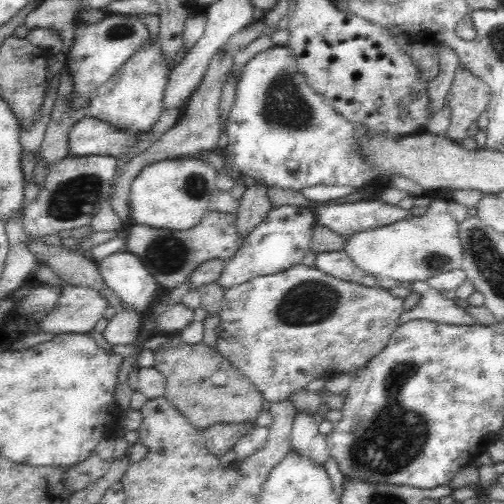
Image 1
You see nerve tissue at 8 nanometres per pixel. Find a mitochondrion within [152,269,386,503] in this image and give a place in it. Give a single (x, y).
(310, 302)

